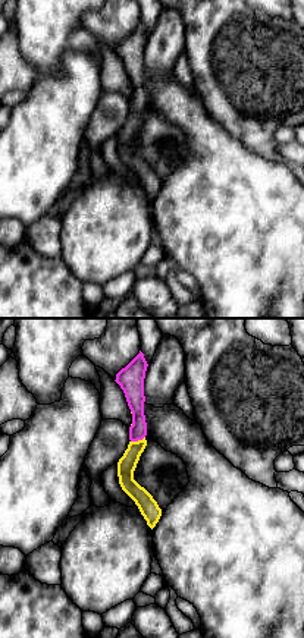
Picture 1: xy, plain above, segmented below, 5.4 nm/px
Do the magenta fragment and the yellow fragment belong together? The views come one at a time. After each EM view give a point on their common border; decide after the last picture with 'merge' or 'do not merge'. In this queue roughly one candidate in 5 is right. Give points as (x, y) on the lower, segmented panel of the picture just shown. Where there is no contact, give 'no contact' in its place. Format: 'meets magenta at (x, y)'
meets magenta at (137, 440)

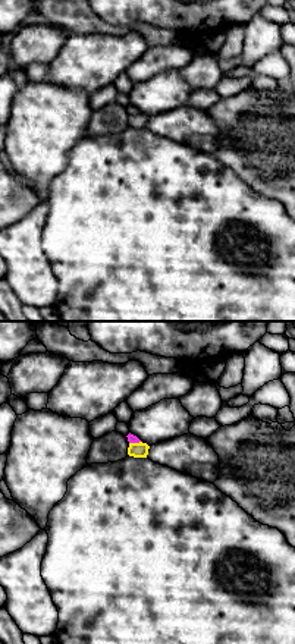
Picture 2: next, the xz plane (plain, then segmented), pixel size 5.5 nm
meets magenta at (134, 442)

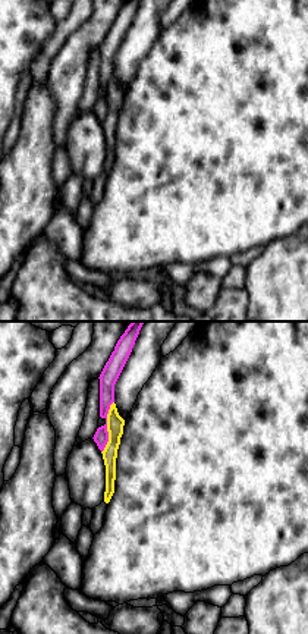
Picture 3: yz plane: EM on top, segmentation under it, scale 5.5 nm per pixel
meets magenta at (106, 427)

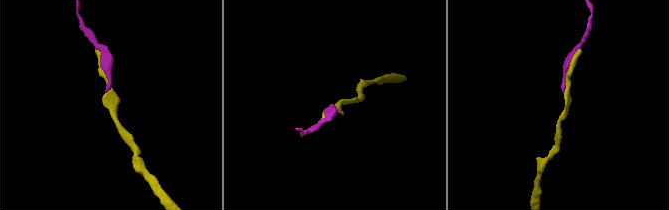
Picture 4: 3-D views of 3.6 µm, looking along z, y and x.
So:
do not merge

